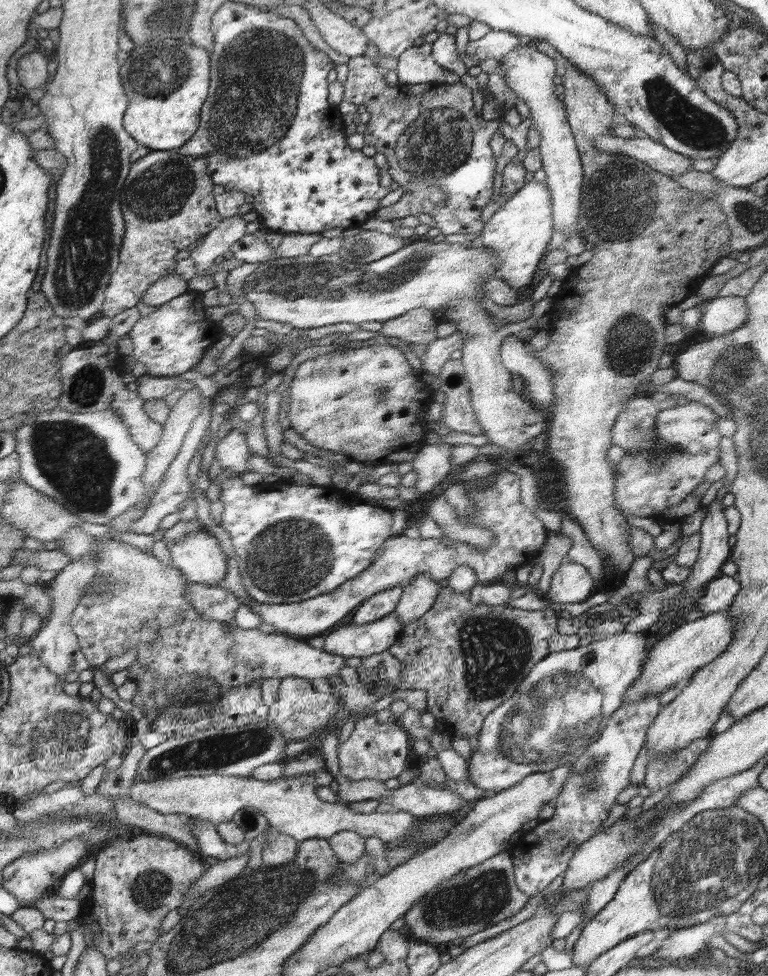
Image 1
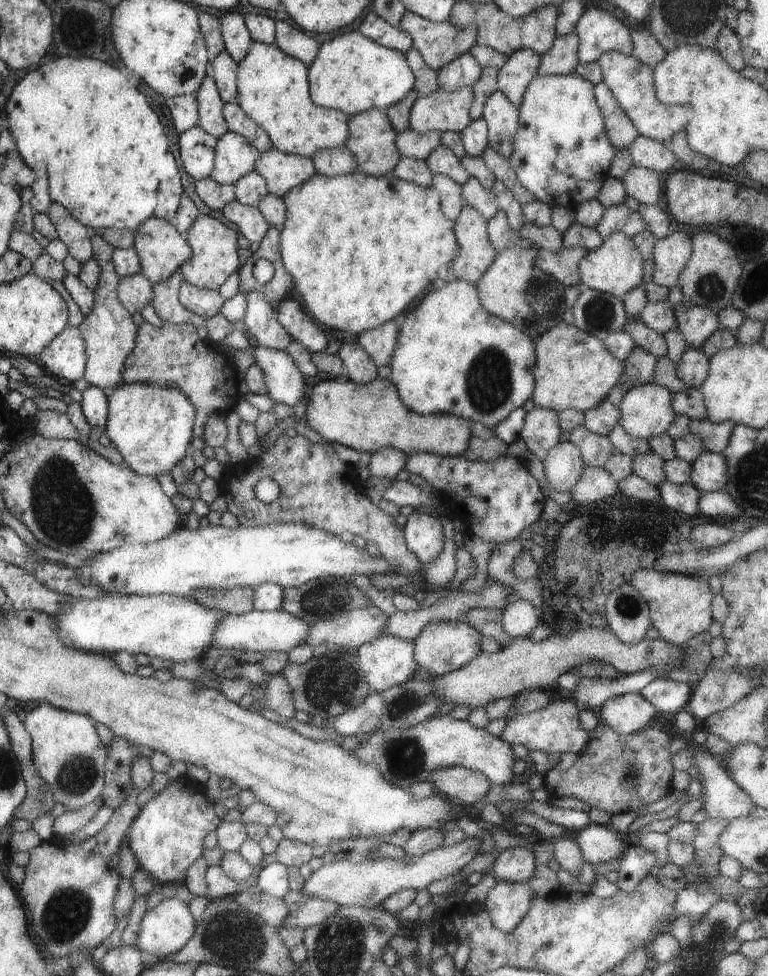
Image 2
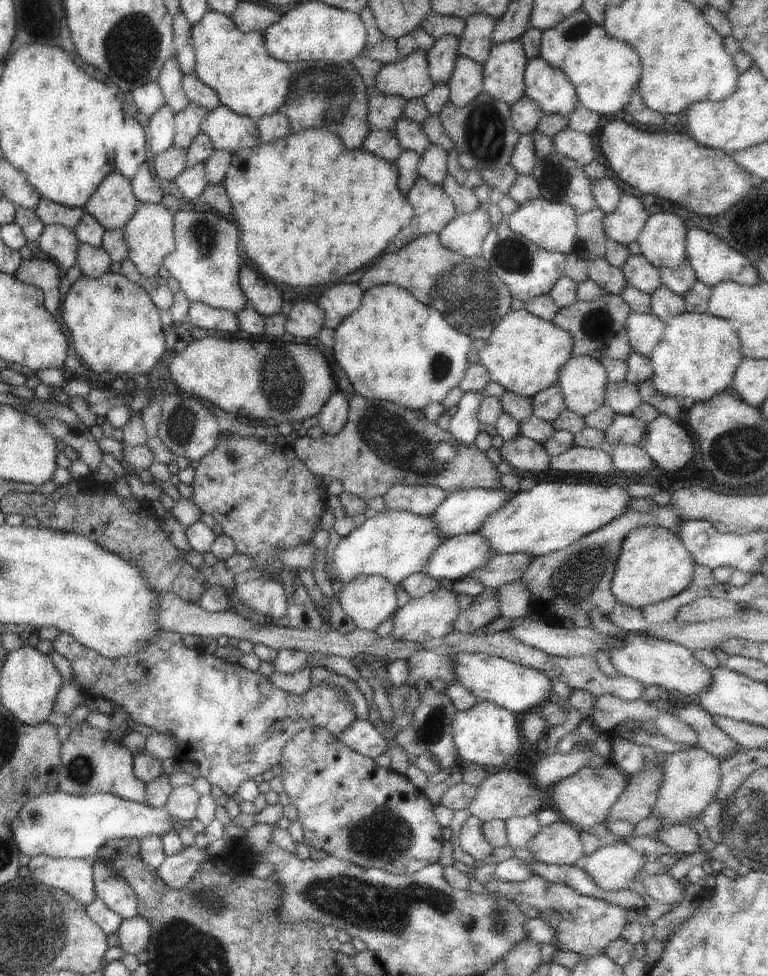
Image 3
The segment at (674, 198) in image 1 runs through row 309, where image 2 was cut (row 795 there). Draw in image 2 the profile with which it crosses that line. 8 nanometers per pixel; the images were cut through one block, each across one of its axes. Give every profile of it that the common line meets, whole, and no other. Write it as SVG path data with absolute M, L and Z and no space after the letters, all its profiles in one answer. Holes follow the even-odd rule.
M599 720L596 728L592 732L589 744L586 744L584 751L578 757L576 763L567 771L563 771L560 767L551 767L544 777L544 786L551 798L562 796L577 797L578 800L586 798L586 800L602 800L602 804L606 806L598 806L598 808L608 808L608 812L616 814L634 811L641 806L654 804L658 800L666 800L666 795L672 792L672 772L676 772L676 768L672 764L669 744L672 738L658 728L647 727L640 732L623 735L610 728L604 720Z

